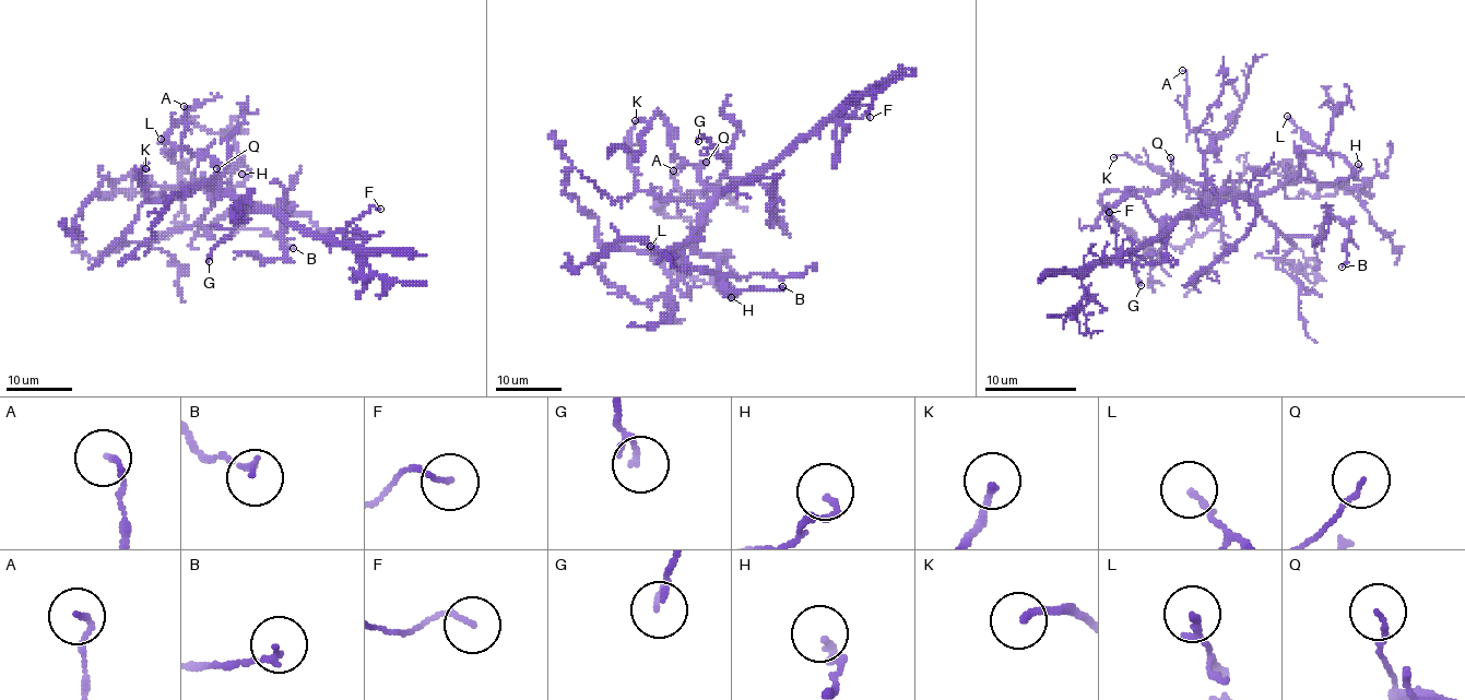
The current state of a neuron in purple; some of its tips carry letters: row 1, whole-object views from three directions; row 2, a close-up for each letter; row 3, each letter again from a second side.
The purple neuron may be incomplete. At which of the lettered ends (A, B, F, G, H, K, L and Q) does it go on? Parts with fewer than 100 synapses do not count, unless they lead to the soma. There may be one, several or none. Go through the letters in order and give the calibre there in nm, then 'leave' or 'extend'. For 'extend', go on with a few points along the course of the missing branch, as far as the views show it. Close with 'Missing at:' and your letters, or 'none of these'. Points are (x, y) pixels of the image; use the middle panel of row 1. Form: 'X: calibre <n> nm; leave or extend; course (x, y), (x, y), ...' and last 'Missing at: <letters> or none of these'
A: calibre 130 nm; leave
B: calibre 130 nm; leave
F: calibre 130 nm; leave
G: calibre 150 nm; leave
H: calibre 170 nm; leave
K: calibre 180 nm; leave
L: calibre 160 nm; leave
Q: calibre 110 nm; leave
Missing at: none of these

